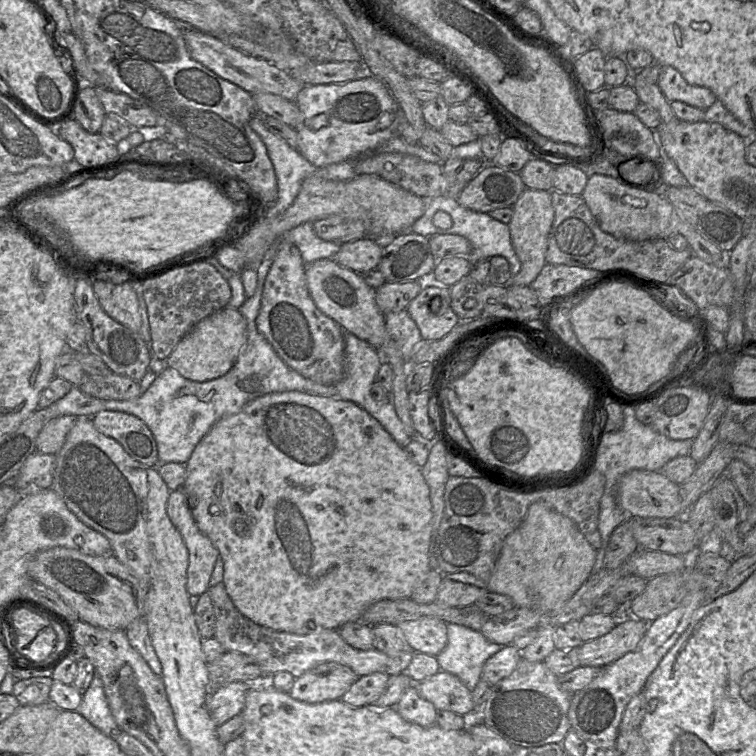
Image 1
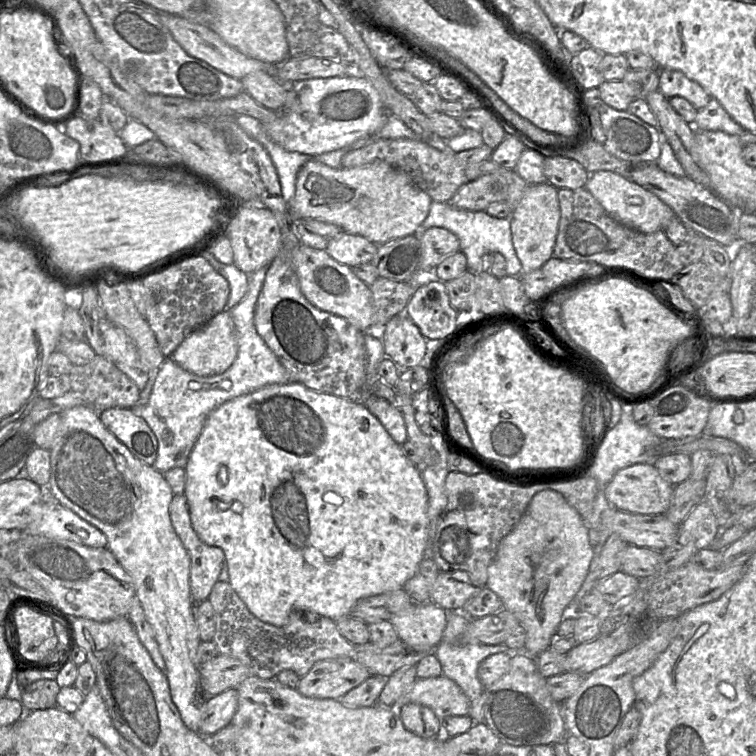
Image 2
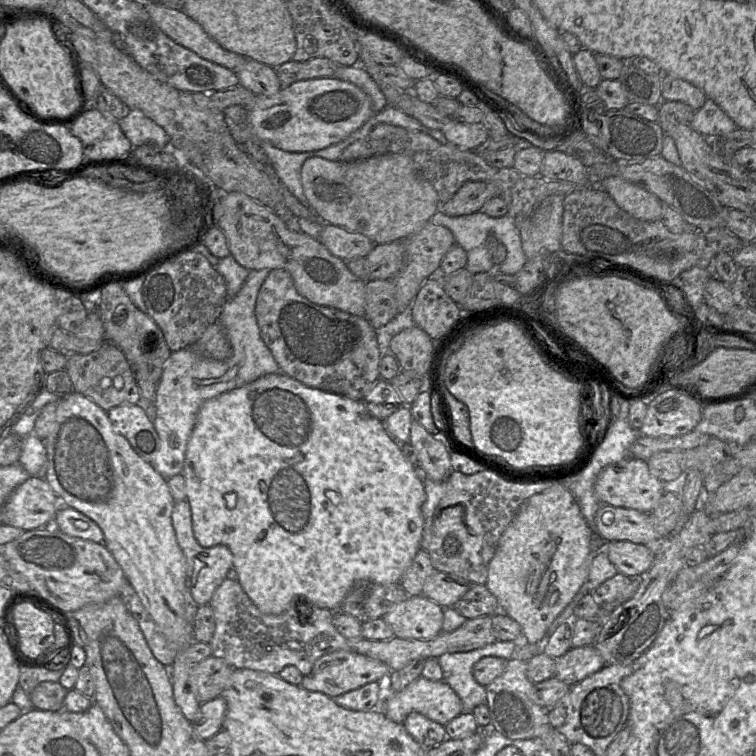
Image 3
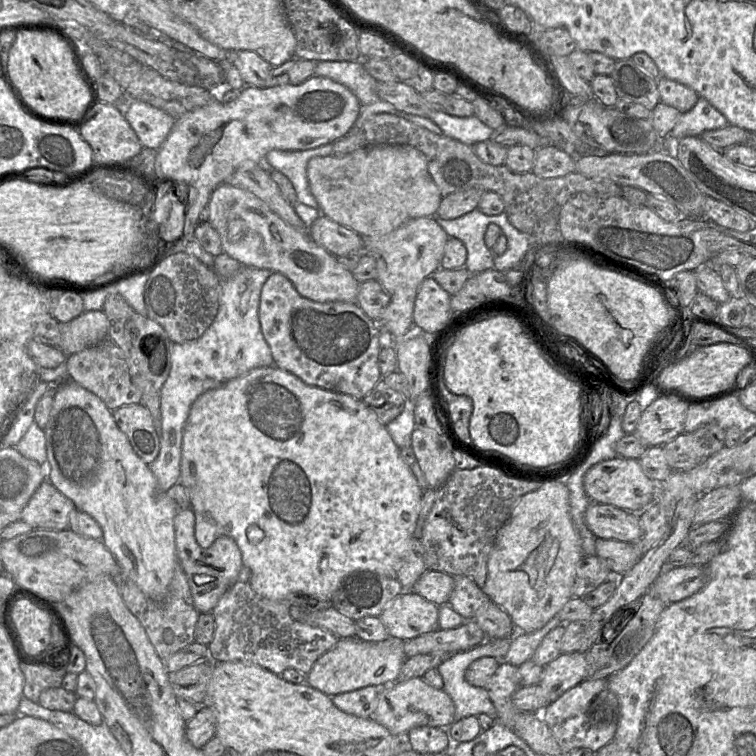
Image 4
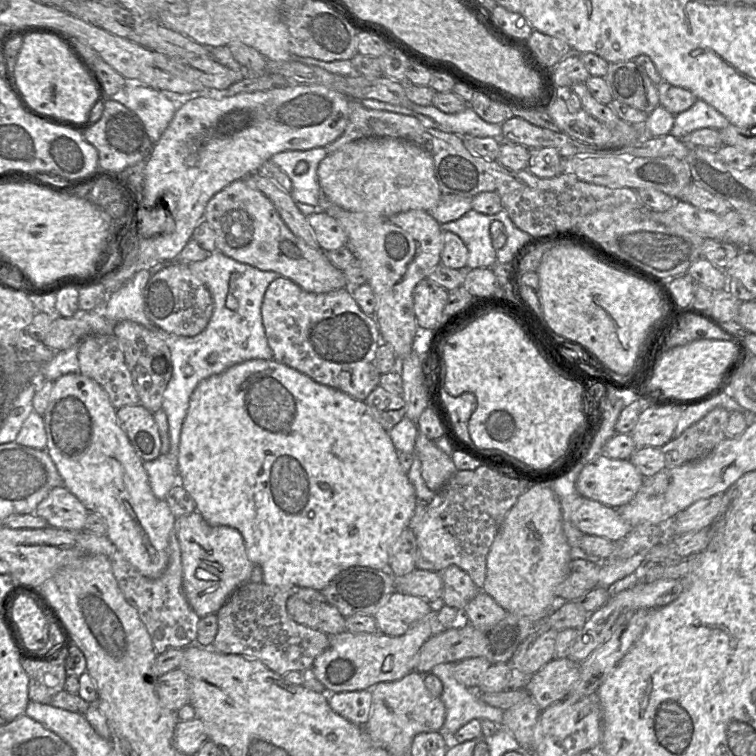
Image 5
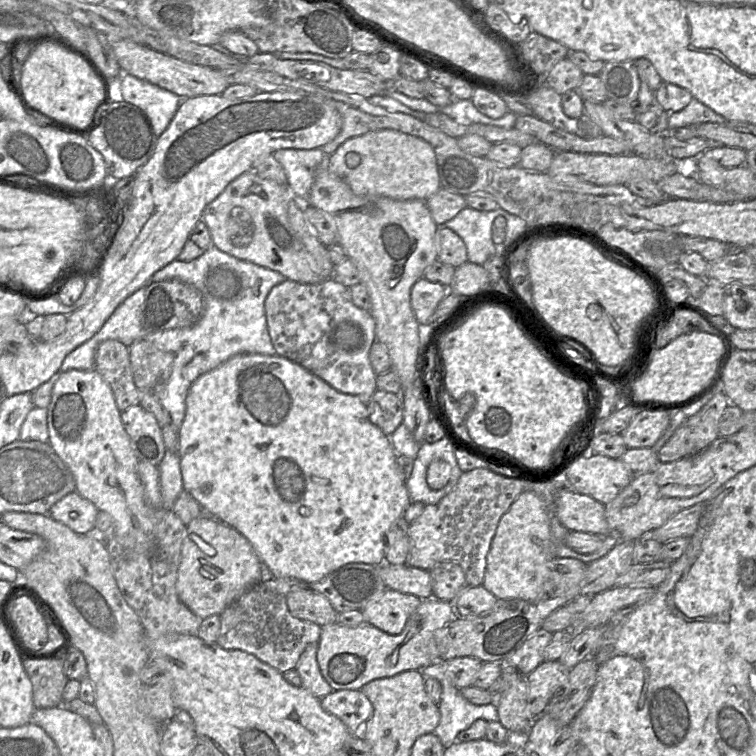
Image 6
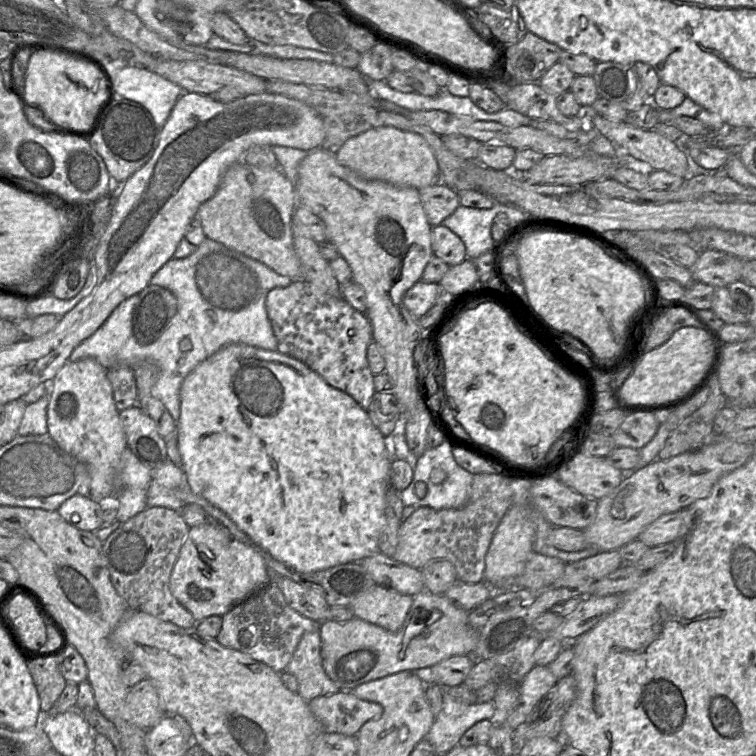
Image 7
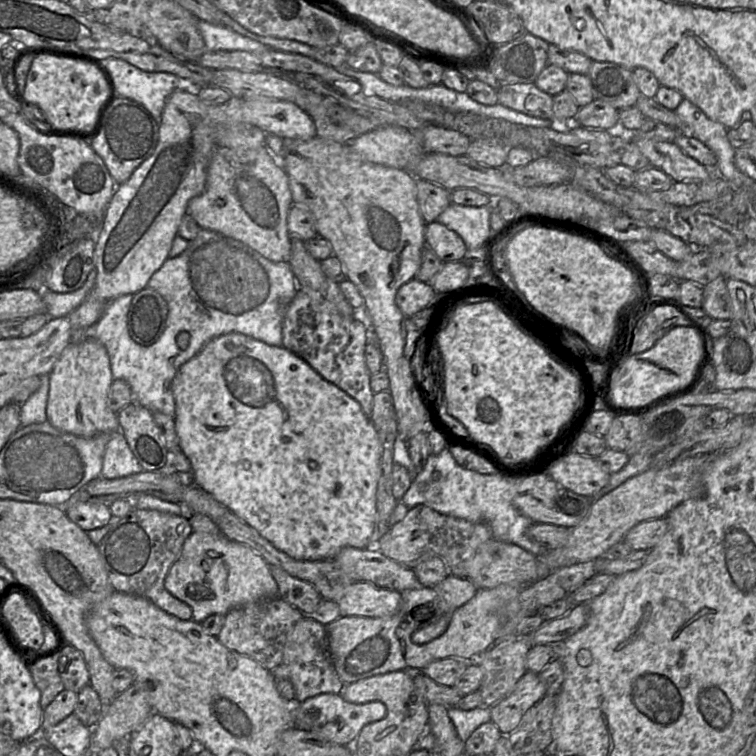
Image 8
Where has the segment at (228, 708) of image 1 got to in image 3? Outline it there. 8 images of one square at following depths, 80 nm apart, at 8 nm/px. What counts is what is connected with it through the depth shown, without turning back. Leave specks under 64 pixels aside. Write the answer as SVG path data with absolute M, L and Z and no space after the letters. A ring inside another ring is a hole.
M222 696L202 703L196 719L191 722L198 737L206 741L218 733L223 727L226 711L227 703Z

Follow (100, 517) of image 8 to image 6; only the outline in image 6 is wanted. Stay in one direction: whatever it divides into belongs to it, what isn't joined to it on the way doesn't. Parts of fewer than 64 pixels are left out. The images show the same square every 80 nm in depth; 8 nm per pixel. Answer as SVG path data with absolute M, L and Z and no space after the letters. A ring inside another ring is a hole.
M72 492L56 502L48 514L77 534L86 534L95 528L99 510L77 492Z

